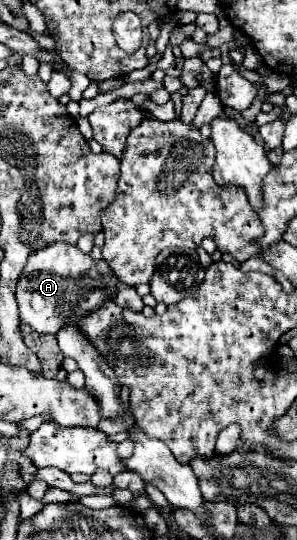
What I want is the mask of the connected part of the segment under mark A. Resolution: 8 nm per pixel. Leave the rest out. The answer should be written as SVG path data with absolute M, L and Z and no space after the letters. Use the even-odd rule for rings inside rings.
M53 242L29 256L29 262L23 268L17 284L21 322L29 324L39 334L55 336L61 328L67 328L69 324L77 326L89 312L101 308L101 304L107 300L113 300L119 278L103 258L91 258L91 254L81 252L77 244Z

